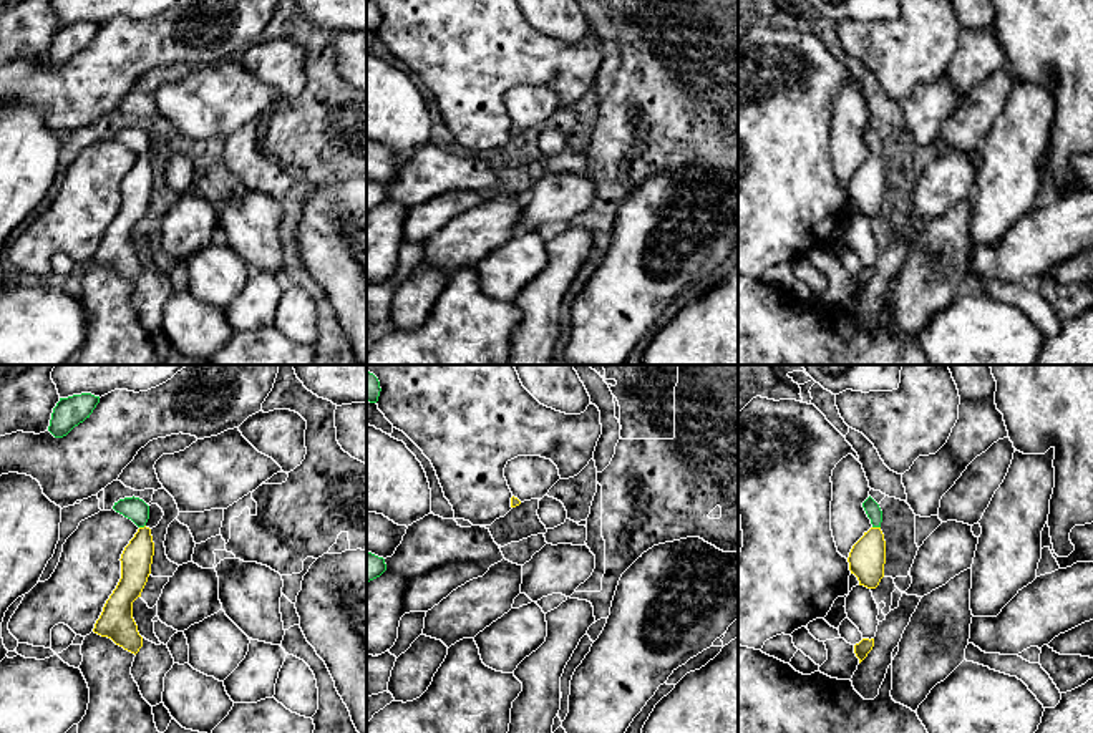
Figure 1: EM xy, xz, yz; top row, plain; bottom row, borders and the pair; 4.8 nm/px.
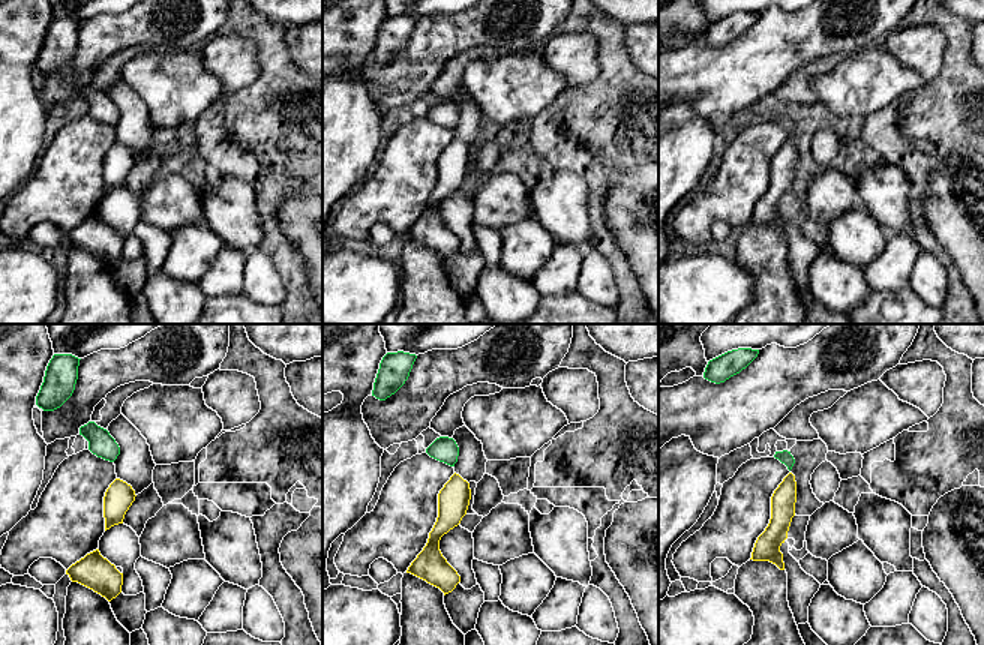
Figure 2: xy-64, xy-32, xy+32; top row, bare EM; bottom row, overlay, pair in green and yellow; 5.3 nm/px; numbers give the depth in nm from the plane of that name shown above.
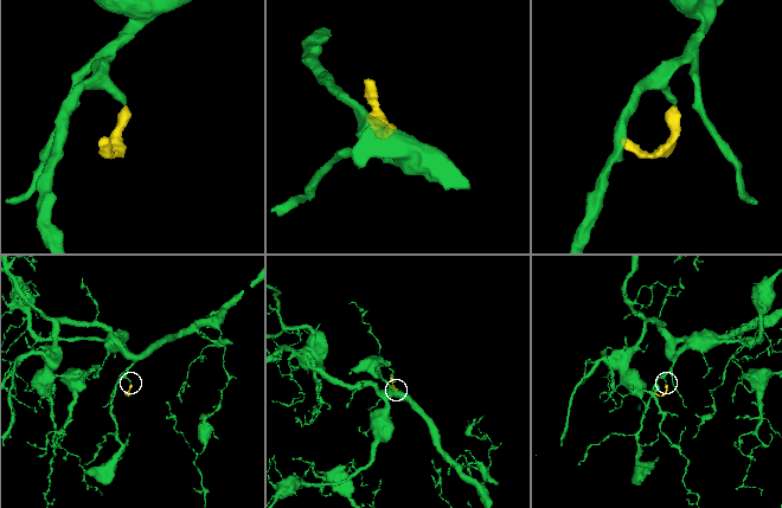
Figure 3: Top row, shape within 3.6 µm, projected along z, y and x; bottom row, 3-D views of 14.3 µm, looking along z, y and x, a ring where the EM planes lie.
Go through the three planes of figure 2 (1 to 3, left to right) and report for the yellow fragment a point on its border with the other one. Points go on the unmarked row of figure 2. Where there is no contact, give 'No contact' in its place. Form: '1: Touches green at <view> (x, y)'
1: No contact
2: No contact
3: No contact

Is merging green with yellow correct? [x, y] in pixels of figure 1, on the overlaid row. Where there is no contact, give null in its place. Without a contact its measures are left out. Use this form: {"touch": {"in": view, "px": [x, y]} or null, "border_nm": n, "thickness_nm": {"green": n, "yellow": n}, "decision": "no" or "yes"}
{"touch": {"in": "yz", "px": [876, 526]}, "border_nm": 40, "thickness_nm": {"green": 70, "yellow": 180}, "decision": "yes"}

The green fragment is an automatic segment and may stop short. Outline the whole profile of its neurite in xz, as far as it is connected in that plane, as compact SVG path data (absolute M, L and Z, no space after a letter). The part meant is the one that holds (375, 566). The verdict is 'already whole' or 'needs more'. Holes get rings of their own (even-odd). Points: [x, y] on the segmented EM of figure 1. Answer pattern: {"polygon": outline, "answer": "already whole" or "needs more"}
{"polygon": "M367 552L367 584L380 577L386 570L383 557Z", "answer": "already whole"}

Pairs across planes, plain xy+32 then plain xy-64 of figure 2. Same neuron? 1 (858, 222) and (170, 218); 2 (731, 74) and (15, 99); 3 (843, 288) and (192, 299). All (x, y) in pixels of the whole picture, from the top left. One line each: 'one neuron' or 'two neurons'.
1: two neurons
2: two neurons
3: one neuron

